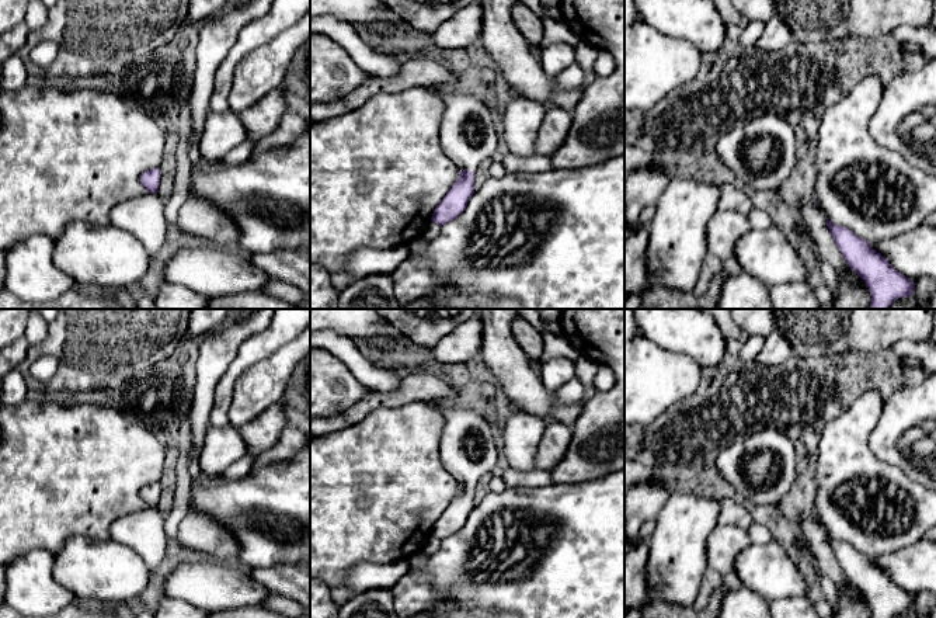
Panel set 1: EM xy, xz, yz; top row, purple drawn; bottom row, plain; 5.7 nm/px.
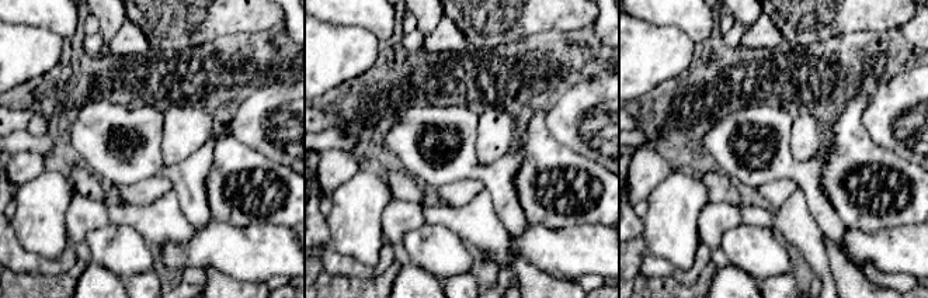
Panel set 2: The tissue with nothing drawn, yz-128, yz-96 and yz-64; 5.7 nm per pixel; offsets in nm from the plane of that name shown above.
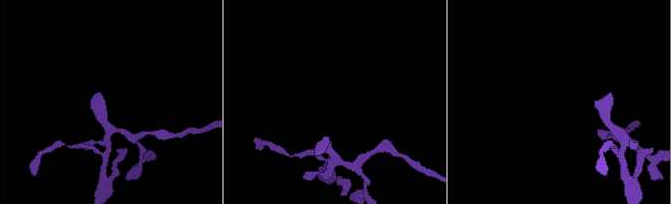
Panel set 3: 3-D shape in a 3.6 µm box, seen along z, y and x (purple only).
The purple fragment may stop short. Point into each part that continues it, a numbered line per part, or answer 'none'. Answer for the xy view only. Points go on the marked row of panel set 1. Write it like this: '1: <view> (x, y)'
none

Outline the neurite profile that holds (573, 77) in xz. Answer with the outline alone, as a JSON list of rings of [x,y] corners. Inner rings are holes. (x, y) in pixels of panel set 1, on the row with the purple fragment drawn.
[[[574,62],[571,66],[557,74],[559,90],[577,90],[582,88],[588,83],[588,76],[584,73],[581,66]]]

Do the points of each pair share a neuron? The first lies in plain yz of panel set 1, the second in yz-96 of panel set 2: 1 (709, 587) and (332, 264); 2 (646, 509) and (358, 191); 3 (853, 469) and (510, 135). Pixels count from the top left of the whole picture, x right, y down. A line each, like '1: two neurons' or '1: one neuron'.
1: one neuron
2: two neurons
3: two neurons

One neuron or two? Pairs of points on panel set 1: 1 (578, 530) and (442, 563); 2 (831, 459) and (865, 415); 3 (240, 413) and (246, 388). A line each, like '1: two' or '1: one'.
1: one
2: one
3: one

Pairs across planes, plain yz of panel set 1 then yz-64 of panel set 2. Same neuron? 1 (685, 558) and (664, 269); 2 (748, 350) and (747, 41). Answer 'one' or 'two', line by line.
1: two
2: two

